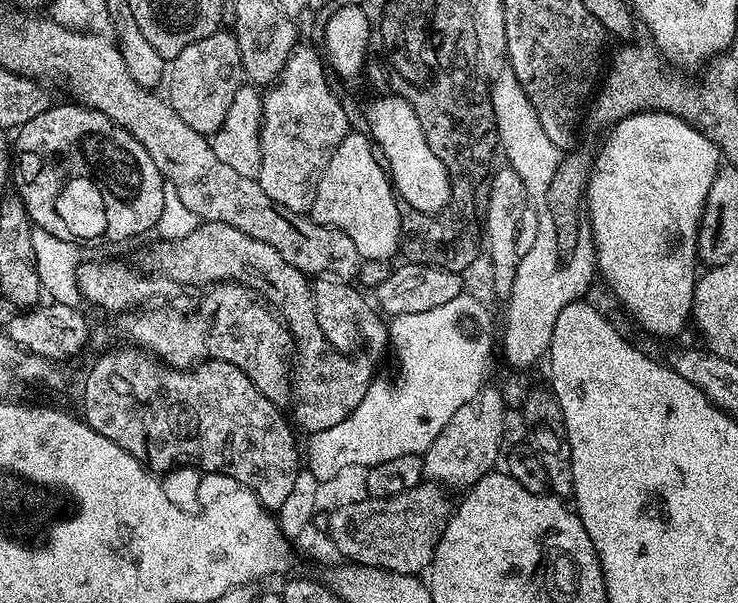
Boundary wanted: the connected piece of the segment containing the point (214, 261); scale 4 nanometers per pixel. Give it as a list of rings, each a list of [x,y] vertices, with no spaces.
[[[222,222],[201,223],[194,234],[186,234],[181,240],[160,240],[145,254],[144,260],[161,277],[169,276],[180,284],[243,284],[263,298],[288,325],[294,345],[294,371],[292,391],[296,404],[296,420],[308,431],[315,434],[338,426],[342,418],[355,410],[358,402],[366,398],[374,379],[373,357],[356,354],[349,358],[345,353],[332,347],[318,326],[314,314],[314,298],[309,277],[290,266],[277,250],[266,242],[250,238],[233,226]]]

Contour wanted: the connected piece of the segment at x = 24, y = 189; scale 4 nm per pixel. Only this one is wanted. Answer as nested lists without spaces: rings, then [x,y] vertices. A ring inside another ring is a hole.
[[[75,102],[67,103],[53,103],[51,108],[48,108],[42,114],[38,114],[38,118],[30,118],[30,122],[26,122],[15,133],[15,151],[17,148],[18,151],[24,153],[17,160],[15,157],[14,160],[14,184],[20,187],[18,195],[20,201],[26,206],[28,219],[32,221],[35,227],[46,230],[46,234],[54,234],[54,238],[62,238],[73,242],[81,242],[80,240],[128,240],[131,236],[140,236],[143,232],[150,231],[152,227],[155,229],[161,223],[159,220],[163,216],[165,219],[166,216],[166,200],[164,204],[166,181],[164,175],[158,170],[158,166],[154,166],[154,158],[150,158],[147,150],[129,132],[119,128],[110,118],[106,118],[106,114],[102,114],[93,108],[85,108],[84,105]]]

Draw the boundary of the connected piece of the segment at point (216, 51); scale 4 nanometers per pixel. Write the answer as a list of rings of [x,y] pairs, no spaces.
[[[221,30],[210,34],[210,38],[198,38],[198,42],[190,42],[182,54],[170,61],[166,72],[166,99],[174,114],[178,114],[178,118],[182,118],[190,130],[213,134],[226,121],[234,94],[244,79],[244,67],[235,35],[231,31]]]

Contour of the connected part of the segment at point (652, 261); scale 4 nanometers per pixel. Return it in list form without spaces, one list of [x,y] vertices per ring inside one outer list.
[[[639,112],[619,120],[611,125],[608,137],[600,148],[600,153],[595,153],[592,161],[592,170],[588,177],[588,190],[586,193],[586,220],[592,229],[592,241],[596,244],[596,266],[599,275],[604,275],[606,283],[612,287],[612,292],[624,303],[624,308],[645,328],[656,336],[676,336],[684,328],[684,323],[689,323],[694,302],[694,290],[698,279],[696,264],[698,253],[696,239],[700,233],[700,221],[705,219],[708,191],[716,177],[716,171],[722,167],[722,157],[719,148],[710,138],[706,138],[697,128],[690,126],[682,118],[669,112]]]

